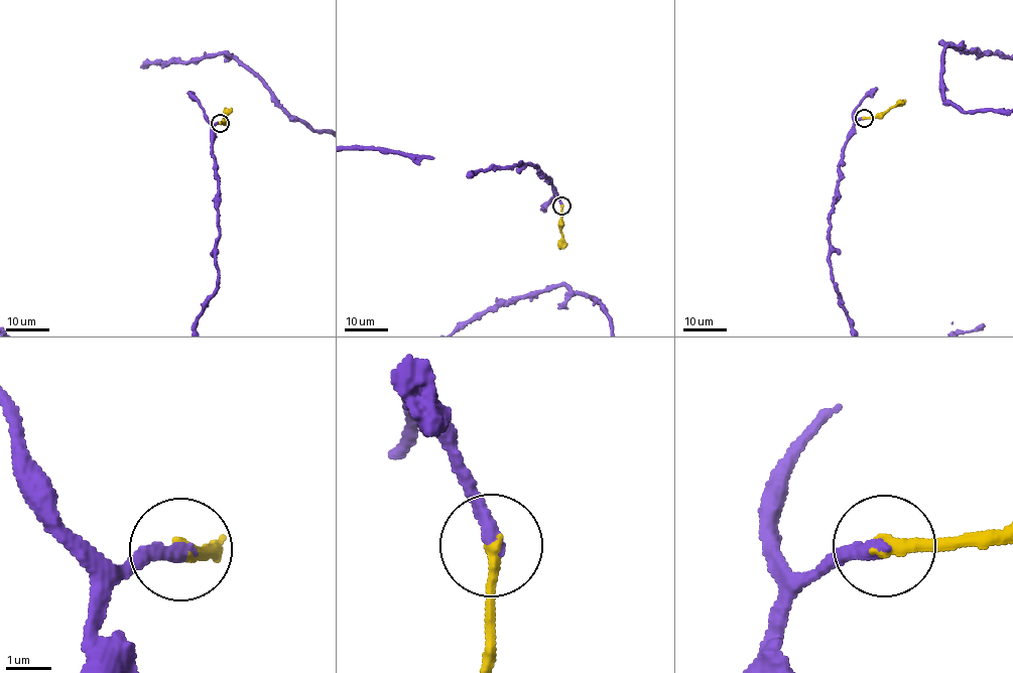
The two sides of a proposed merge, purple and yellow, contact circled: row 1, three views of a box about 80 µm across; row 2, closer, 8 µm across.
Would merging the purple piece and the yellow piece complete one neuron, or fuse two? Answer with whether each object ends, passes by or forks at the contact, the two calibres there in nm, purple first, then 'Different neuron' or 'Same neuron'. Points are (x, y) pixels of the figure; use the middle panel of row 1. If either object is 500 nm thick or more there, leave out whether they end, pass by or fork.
At the ring purple ends. At the ring yellow ends. Thickness 340 nm (purple) against 320 nm. Same neuron

